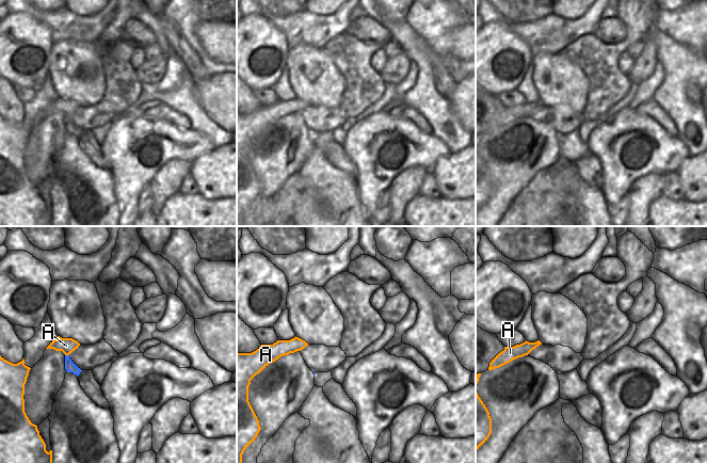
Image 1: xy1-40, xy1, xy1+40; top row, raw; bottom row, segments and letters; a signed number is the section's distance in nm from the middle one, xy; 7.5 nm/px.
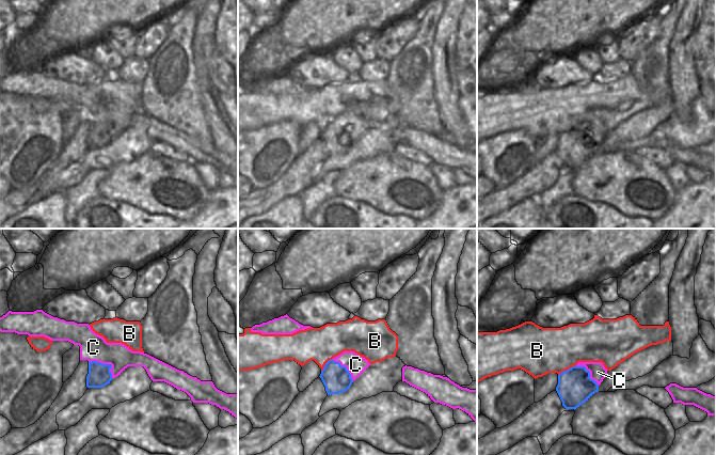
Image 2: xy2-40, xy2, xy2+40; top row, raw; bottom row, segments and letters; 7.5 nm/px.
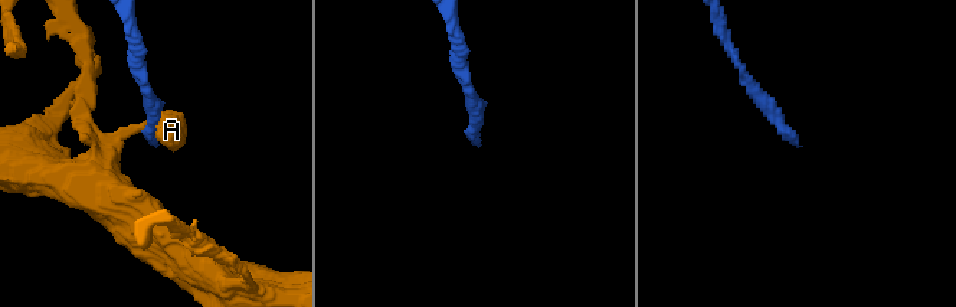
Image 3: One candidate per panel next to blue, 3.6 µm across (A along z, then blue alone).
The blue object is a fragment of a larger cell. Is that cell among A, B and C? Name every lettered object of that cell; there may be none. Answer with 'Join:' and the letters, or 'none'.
Join: none.

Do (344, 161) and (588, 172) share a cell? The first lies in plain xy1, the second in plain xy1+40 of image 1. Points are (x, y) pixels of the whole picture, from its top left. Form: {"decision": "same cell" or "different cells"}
{"decision": "same cell"}

